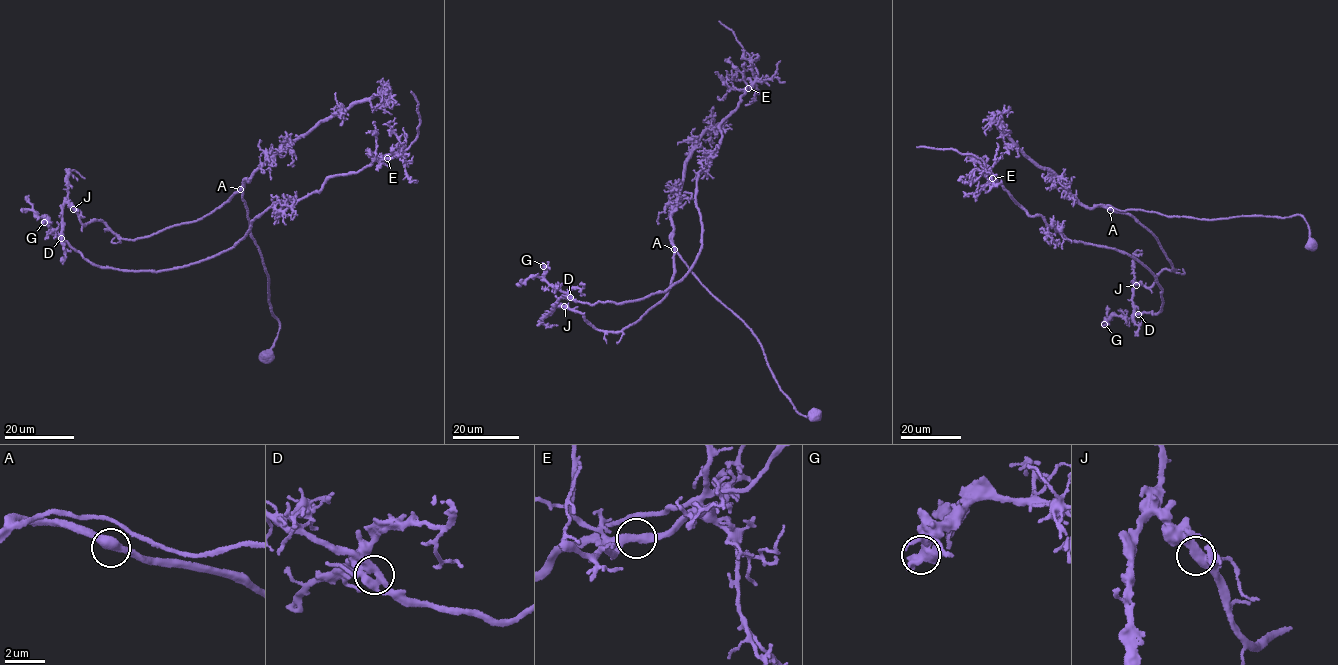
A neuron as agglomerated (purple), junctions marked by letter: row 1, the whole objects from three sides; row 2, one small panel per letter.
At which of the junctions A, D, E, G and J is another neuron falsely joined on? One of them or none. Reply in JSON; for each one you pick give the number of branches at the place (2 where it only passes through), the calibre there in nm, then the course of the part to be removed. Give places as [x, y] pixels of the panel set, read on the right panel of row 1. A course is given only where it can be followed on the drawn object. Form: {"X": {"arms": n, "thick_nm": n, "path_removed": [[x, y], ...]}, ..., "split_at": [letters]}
{"D": {"arms": 2, "thick_nm": 460, "path_removed": [[1138, 314], [1156, 314], [1164, 303], [1141, 263], [1066, 239], [1028, 215], [981, 159], [917, 146]]}, "split_at": ["D"]}

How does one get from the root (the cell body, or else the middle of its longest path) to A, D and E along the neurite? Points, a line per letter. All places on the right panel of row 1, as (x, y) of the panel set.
A: (1311, 245), (1308, 225), (1299, 215), (1206, 220), (1168, 217), (1139, 209), (1110, 210)
D: (1311, 245), (1299, 215), (1206, 220), (1112, 207), (1154, 234), (1175, 270), (1148, 288), (1133, 284), (1138, 314)
E: (1311, 245), (1299, 215), (1112, 207), (1175, 270), (1133, 284), (1138, 314), (1162, 309), (1151, 271), (992, 178)

